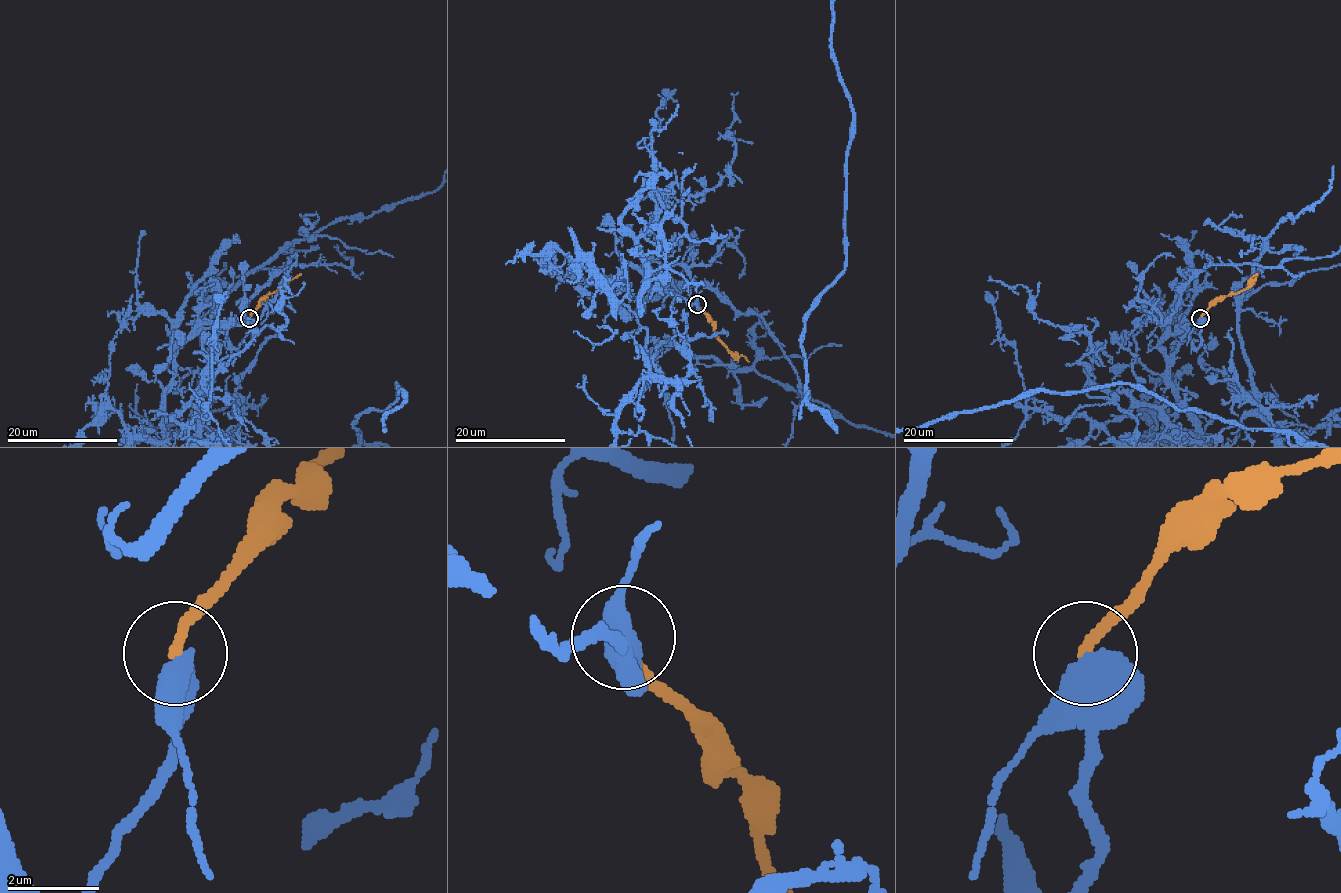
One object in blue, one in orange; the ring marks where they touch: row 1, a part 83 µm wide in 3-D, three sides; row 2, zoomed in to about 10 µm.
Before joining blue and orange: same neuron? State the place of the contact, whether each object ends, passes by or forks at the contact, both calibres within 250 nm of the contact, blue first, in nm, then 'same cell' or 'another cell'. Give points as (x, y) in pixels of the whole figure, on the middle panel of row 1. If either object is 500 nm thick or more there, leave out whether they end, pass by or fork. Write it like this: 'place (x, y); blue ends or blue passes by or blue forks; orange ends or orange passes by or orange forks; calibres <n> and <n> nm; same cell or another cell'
place (697, 304); calibres 600 and 240 nm; another cell

